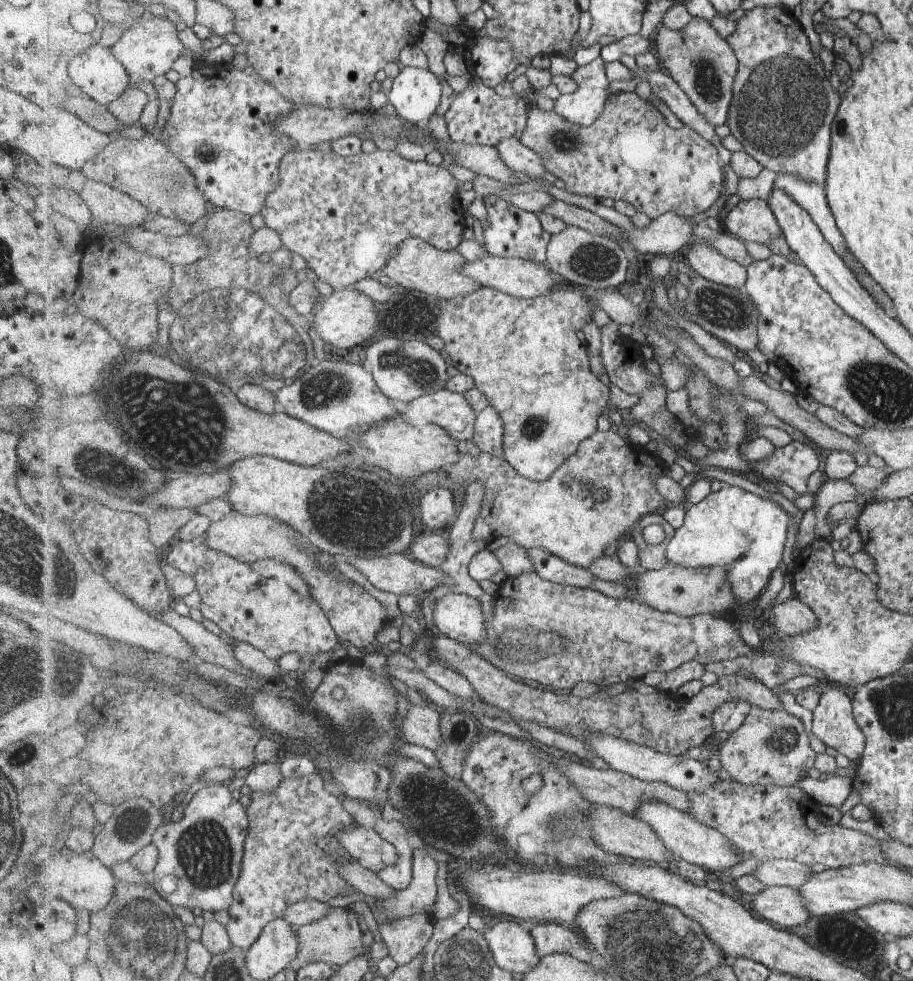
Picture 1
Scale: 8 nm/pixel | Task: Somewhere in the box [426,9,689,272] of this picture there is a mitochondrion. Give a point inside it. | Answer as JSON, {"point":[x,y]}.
{"point":[561,141]}

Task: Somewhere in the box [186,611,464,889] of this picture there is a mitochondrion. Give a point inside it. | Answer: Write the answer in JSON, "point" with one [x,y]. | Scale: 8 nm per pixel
{"point":[363,722]}

